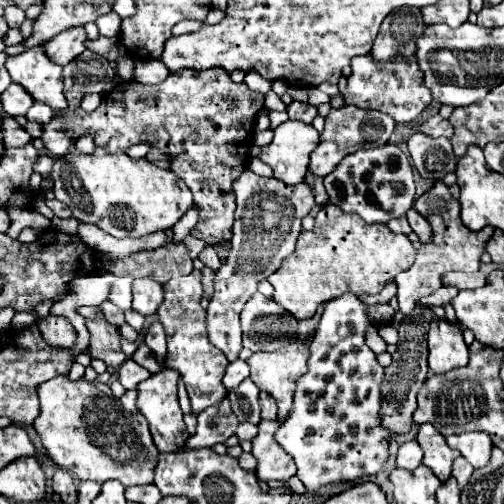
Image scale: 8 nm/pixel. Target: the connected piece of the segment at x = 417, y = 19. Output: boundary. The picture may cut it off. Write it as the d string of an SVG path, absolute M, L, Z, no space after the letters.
M402 7L392 11L380 25L380 33L370 51L372 59L388 61L396 57L410 57L416 53L416 41L424 31L420 9Z

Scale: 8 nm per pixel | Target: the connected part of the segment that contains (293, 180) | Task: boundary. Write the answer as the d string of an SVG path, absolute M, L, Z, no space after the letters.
M286 121L282 125L278 125L274 129L274 139L270 145L266 147L250 147L250 155L264 161L276 179L288 183L288 185L298 185L304 181L306 177L306 167L310 161L310 153L316 149L316 145L320 143L320 135L312 125L300 123L300 121Z

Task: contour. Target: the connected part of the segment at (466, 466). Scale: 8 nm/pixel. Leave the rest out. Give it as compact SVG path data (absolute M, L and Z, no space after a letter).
M458 457L458 459L454 461L454 465L452 465L452 475L458 479L460 489L464 489L464 485L468 483L468 479L470 479L470 475L472 475L472 465L470 465L464 457Z

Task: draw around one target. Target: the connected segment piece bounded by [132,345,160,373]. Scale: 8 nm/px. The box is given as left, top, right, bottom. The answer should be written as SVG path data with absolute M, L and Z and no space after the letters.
M140 345L140 347L136 349L136 353L132 355L132 359L134 359L138 365L142 365L144 369L148 369L150 373L158 373L158 371L160 371L160 363L156 363L156 357L152 355L152 351L148 351L146 345Z

